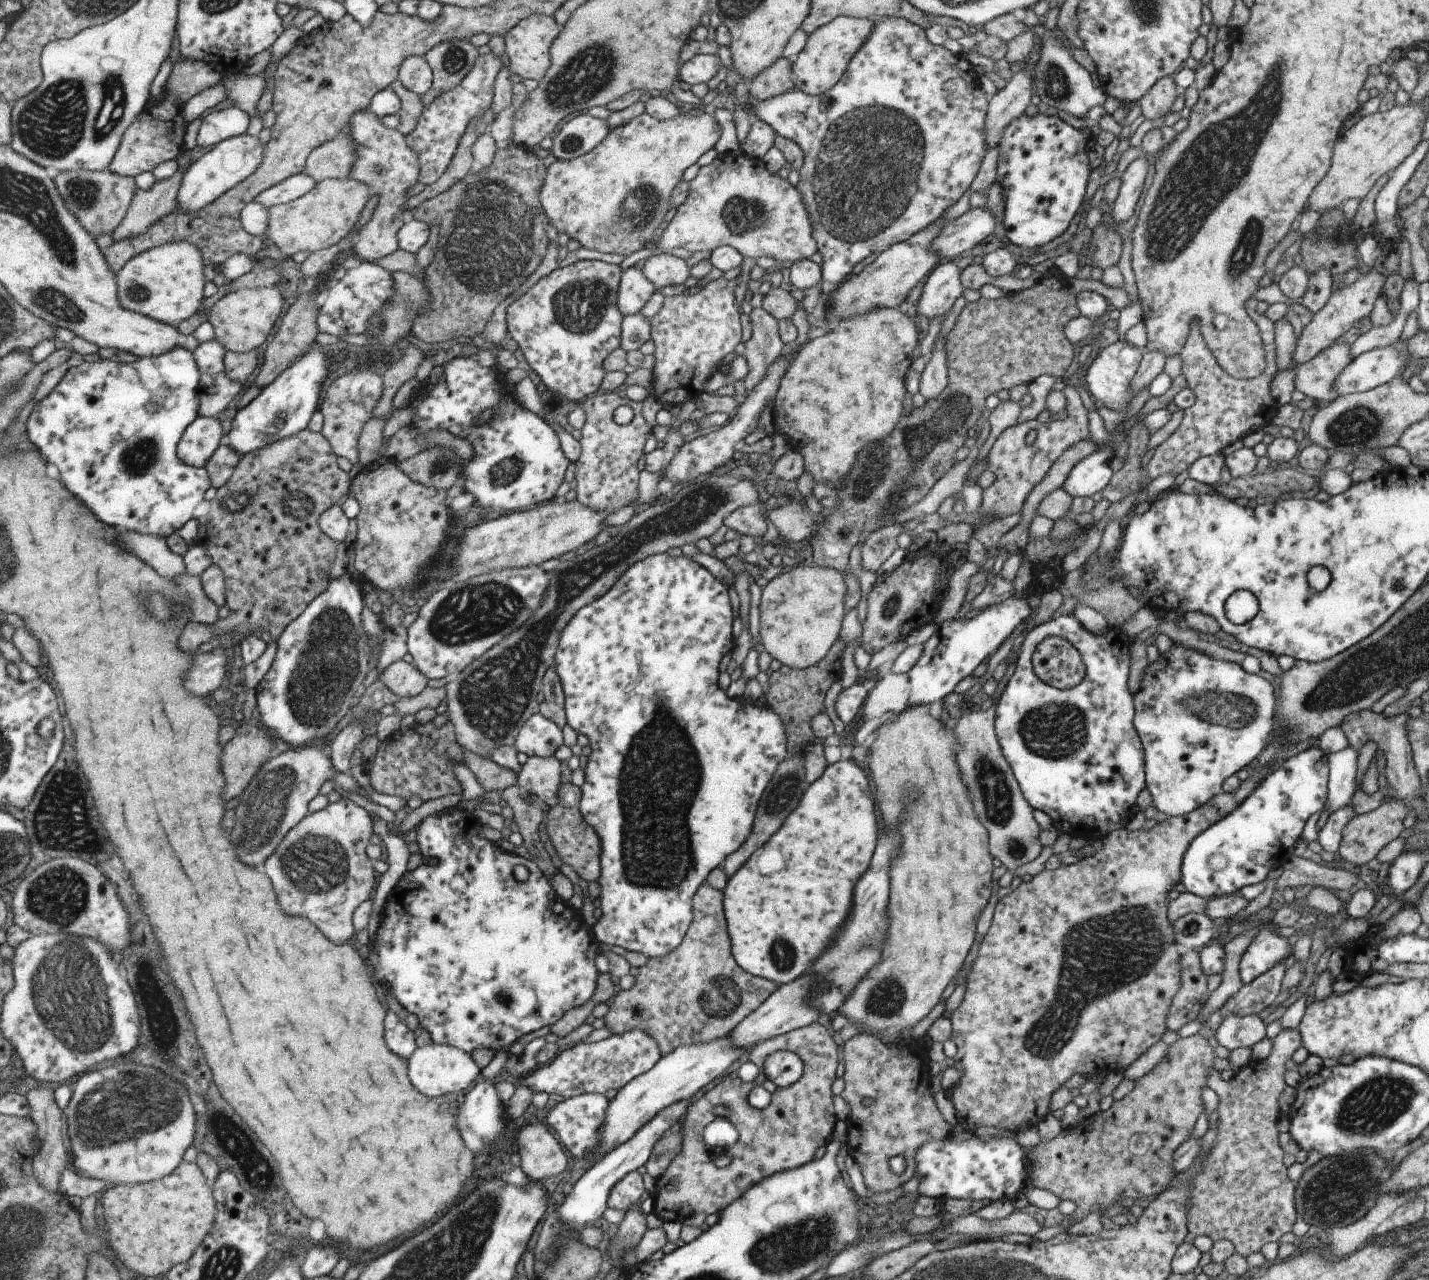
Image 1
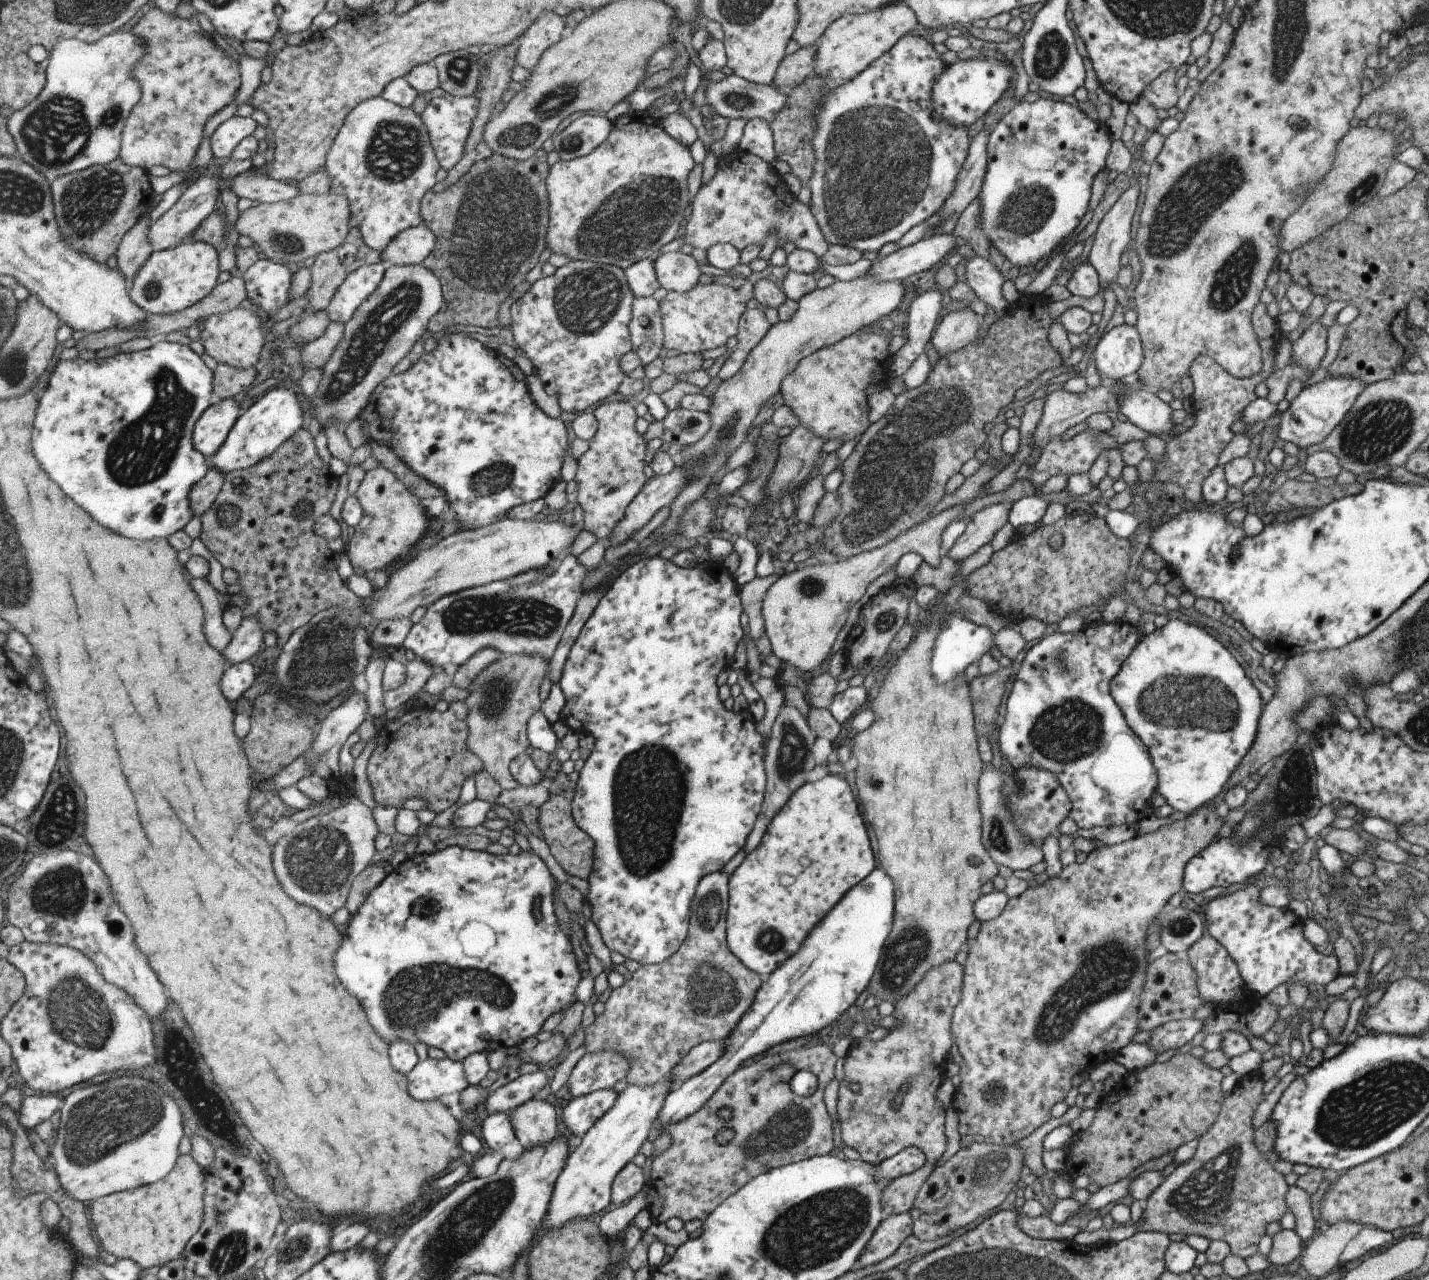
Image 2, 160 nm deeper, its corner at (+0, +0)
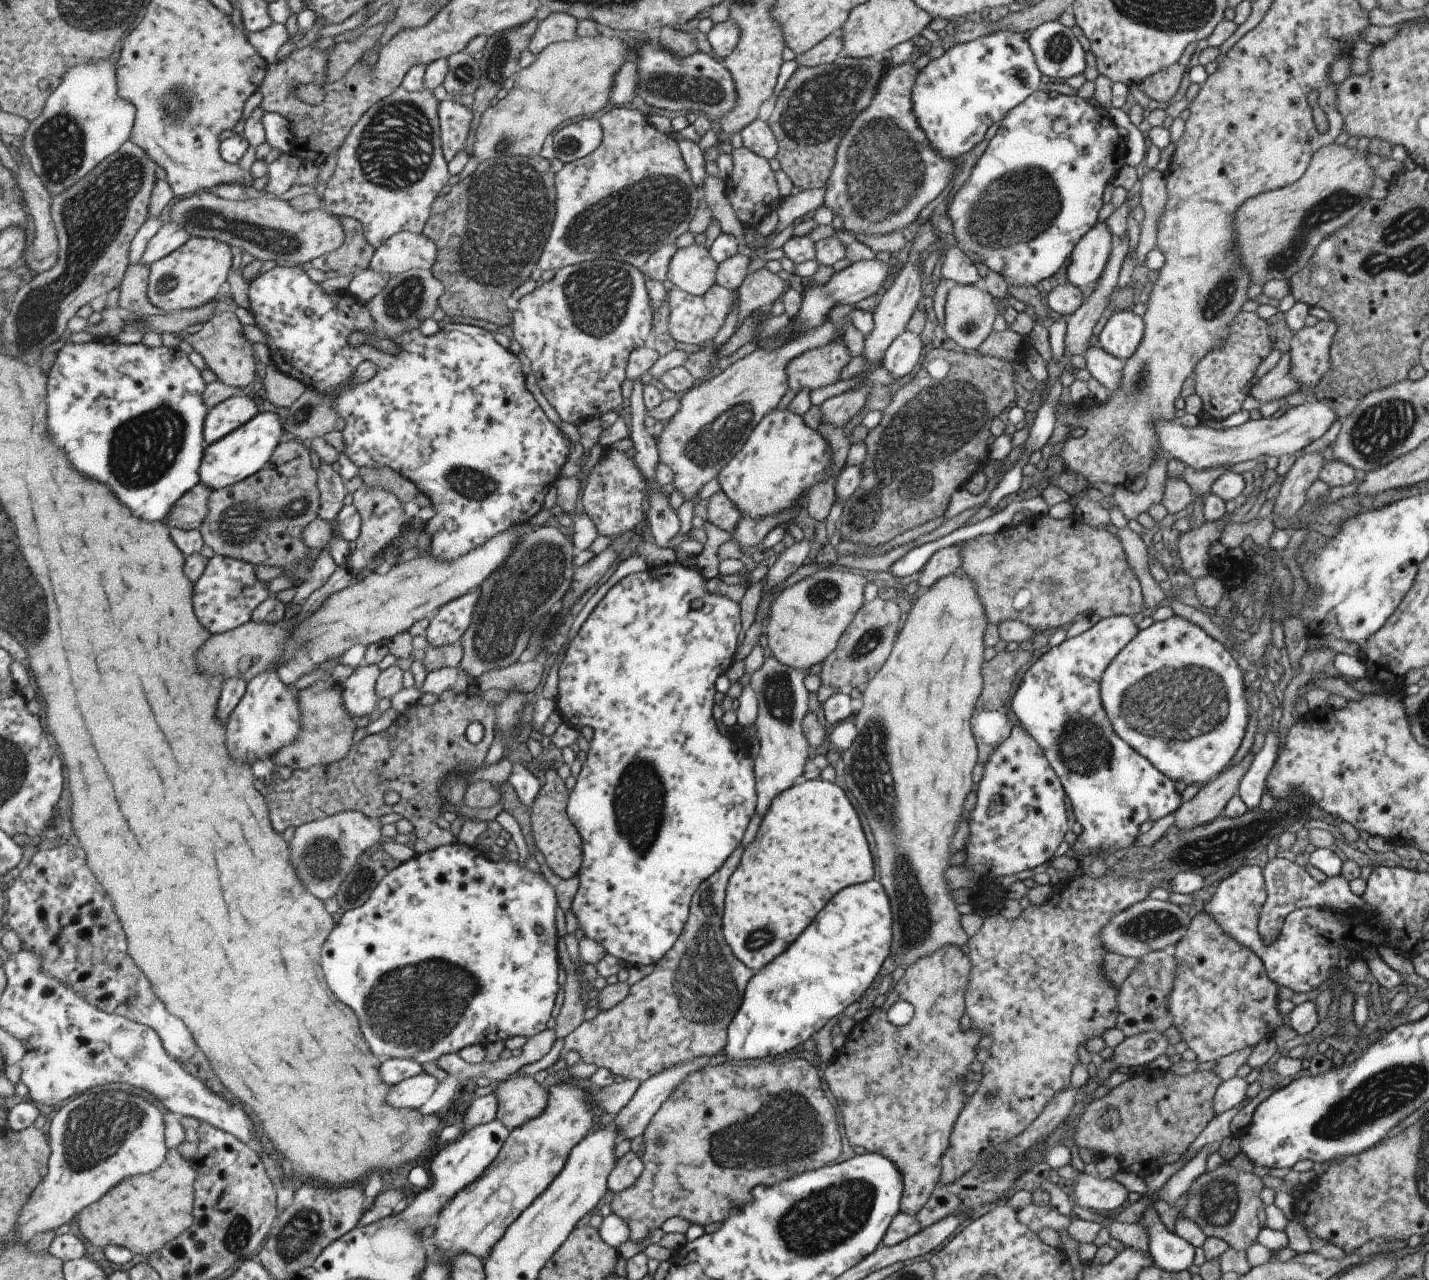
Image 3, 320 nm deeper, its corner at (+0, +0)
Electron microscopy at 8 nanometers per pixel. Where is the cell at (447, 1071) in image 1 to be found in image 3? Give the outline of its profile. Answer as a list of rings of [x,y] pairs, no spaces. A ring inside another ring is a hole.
[[[426,1073],[404,1080],[389,1092],[389,1104],[399,1108],[421,1108],[437,1090],[439,1080]]]

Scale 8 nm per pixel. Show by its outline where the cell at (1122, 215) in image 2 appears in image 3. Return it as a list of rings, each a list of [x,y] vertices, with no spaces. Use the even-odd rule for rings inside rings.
[[[1125,232],[1120,236],[1112,236],[1112,249],[1095,290],[1085,300],[1085,303],[1080,304],[1066,320],[1064,334],[1064,353],[1066,355],[1081,355],[1086,349],[1095,322],[1101,318],[1102,314],[1105,314],[1108,296],[1112,288],[1116,286],[1119,268],[1121,268],[1126,253],[1127,235]],[[1119,237],[1123,237],[1123,239],[1120,240]]]

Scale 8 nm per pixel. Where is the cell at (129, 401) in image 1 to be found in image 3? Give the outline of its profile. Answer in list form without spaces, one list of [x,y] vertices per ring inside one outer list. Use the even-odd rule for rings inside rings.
[[[97,339],[86,343],[73,344],[66,342],[57,353],[54,365],[49,372],[49,430],[55,438],[57,444],[61,444],[67,454],[71,464],[81,470],[83,474],[107,482],[117,498],[127,504],[137,516],[145,518],[148,521],[163,521],[167,524],[171,519],[171,514],[175,511],[176,504],[189,492],[189,489],[196,487],[200,483],[200,468],[204,460],[204,452],[207,448],[207,442],[204,437],[204,422],[208,418],[210,408],[204,400],[204,392],[207,388],[201,372],[191,364],[188,354],[181,351],[178,347],[151,347],[143,342],[136,344],[121,344],[117,340]]]

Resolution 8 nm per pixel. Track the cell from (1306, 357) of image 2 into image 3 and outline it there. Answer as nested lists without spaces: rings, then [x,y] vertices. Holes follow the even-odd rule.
[[[1282,353],[1269,371],[1254,380],[1250,386],[1249,394],[1262,405],[1295,393],[1298,386],[1288,374],[1289,367],[1289,355]]]

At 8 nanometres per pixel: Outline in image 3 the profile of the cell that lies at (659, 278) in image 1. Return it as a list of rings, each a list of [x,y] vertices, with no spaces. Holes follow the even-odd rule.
[[[692,243],[678,248],[667,265],[666,282],[693,296],[701,296],[715,284],[715,263],[709,249]]]

